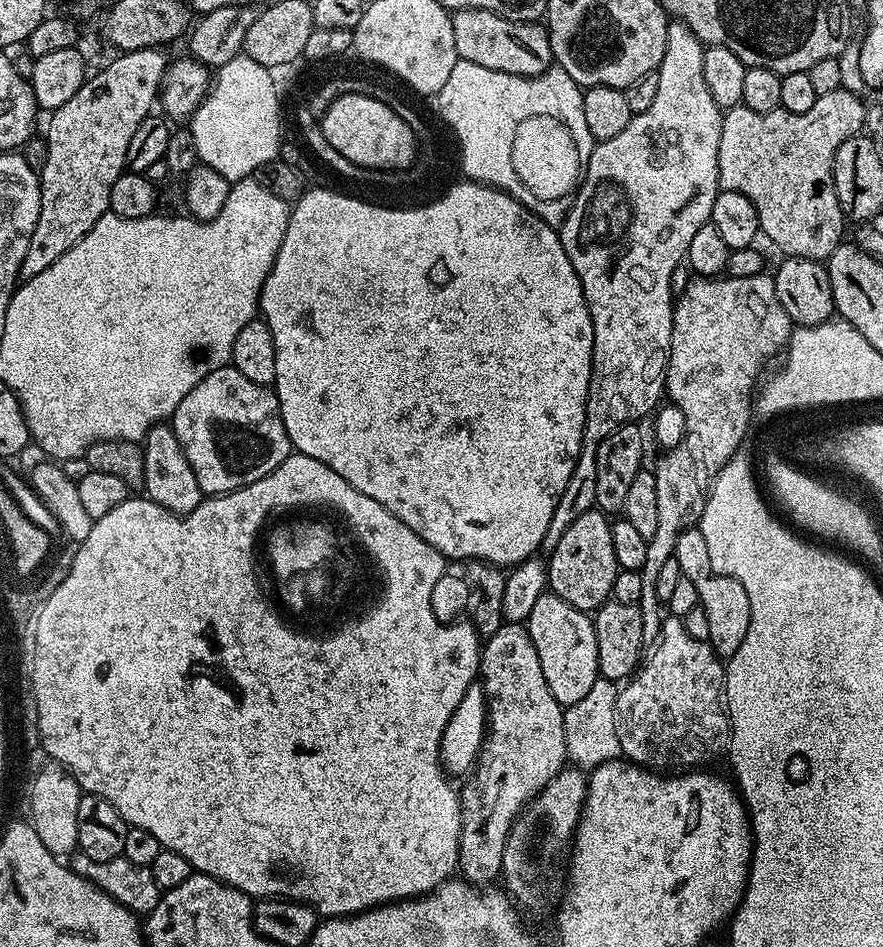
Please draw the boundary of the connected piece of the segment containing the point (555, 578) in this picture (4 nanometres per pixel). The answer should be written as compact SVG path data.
M599 510L574 518L570 530L562 534L558 546L554 546L554 554L546 560L547 587L555 596L589 614L595 613L597 608L601 608L610 599L618 571L614 558L614 541L610 539L611 533L609 517Z

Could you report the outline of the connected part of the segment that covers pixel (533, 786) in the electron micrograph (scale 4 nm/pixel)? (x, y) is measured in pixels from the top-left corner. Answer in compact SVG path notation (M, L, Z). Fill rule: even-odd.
M503 623L500 629L493 636L487 637L483 641L482 651L480 653L480 674L479 679L482 681L487 700L487 732L484 734L484 742L480 748L478 763L470 772L472 781L468 784L468 789L462 792L462 819L460 822L460 862L458 872L467 883L477 886L488 886L493 883L492 880L501 875L500 867L502 866L502 854L506 846L506 838L512 829L512 823L534 797L539 796L540 792L551 782L560 769L566 764L566 734L564 733L564 708L550 694L550 686L546 686L546 678L542 674L542 662L538 662L538 650L534 650L534 642L530 638L527 627L523 623L510 624Z

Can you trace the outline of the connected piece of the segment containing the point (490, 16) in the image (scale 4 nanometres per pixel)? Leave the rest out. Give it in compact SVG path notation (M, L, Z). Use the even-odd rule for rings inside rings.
M462 8L451 13L454 26L454 46L457 57L466 62L474 62L474 66L486 66L486 70L498 70L502 74L514 74L515 76L540 76L553 67L552 47L548 37L547 27L543 23L514 22L502 18L493 12L478 10L477 8Z

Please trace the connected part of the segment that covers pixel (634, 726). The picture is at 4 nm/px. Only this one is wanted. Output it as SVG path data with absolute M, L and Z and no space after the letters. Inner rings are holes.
M671 614L663 617L660 638L653 648L656 649L647 653L635 675L618 691L616 725L620 751L631 763L649 770L696 770L708 766L730 748L721 657L707 640L690 638L683 619Z

